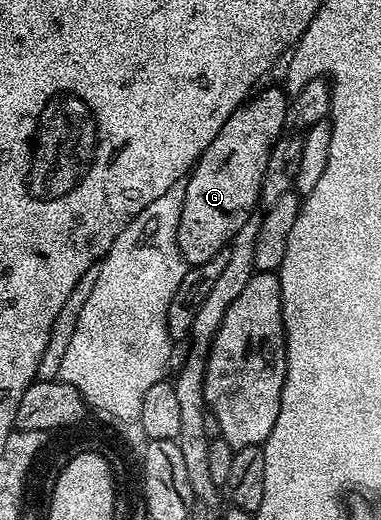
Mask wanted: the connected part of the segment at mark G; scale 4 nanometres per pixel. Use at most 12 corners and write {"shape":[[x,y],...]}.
{"shape":[[261,90],[185,179],[190,266],[227,249],[259,205],[288,94]]}

